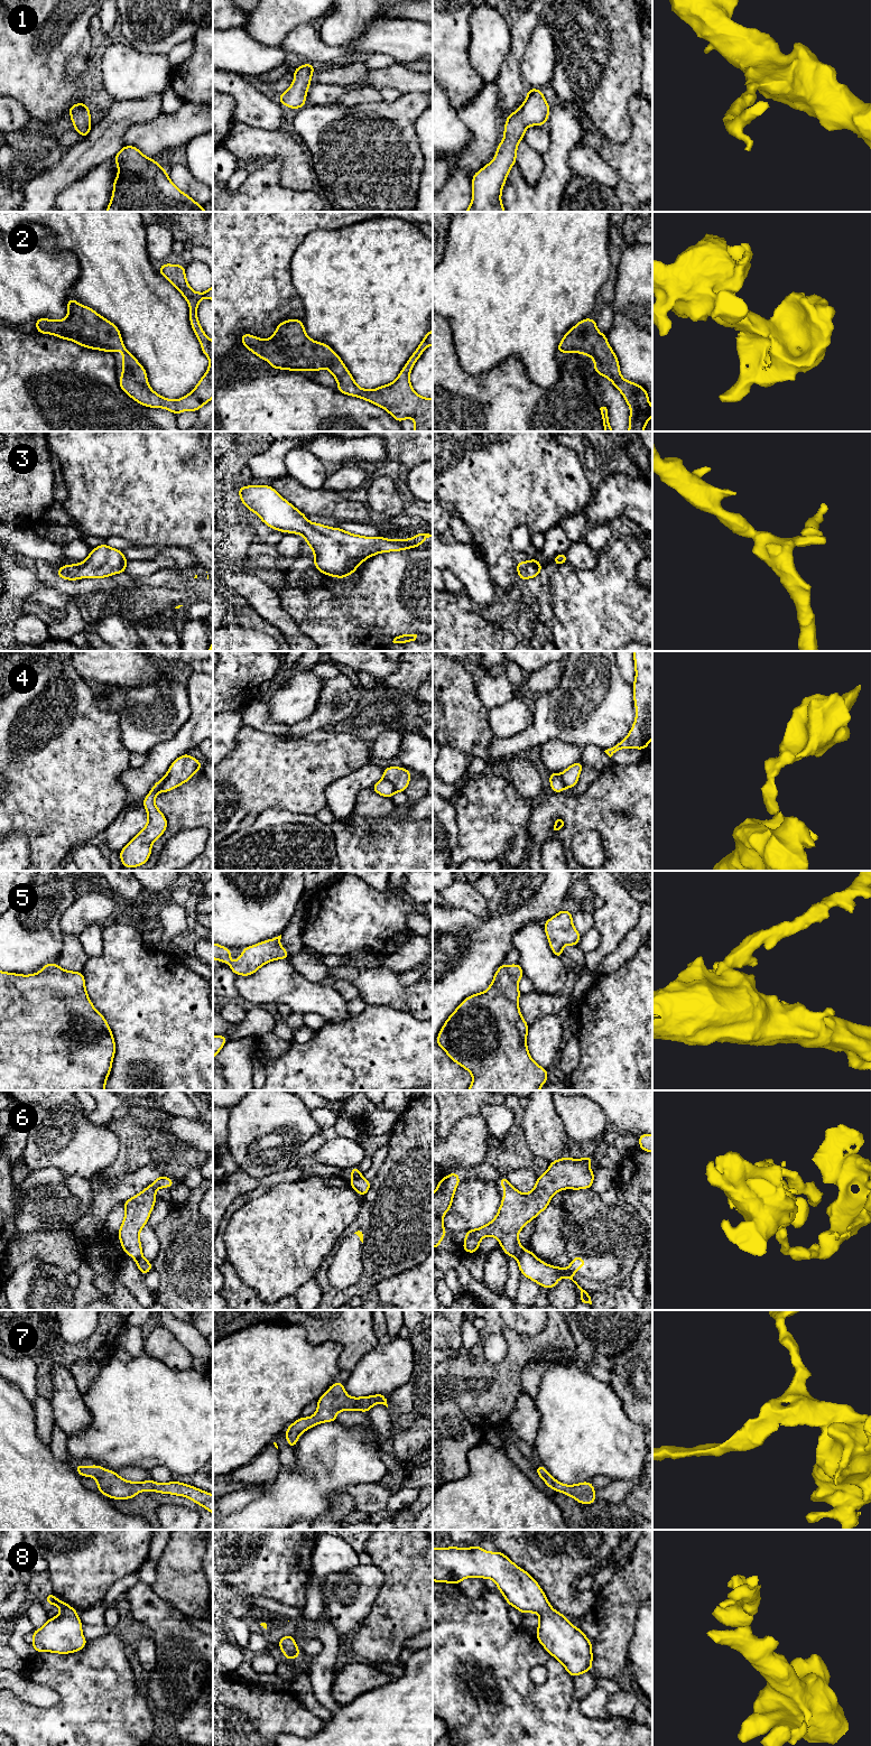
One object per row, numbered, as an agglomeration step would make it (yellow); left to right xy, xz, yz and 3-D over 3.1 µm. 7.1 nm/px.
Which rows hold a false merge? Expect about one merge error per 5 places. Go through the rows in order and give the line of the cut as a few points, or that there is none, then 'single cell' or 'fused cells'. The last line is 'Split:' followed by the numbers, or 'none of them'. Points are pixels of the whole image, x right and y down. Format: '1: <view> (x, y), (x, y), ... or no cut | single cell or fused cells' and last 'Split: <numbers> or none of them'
1: no cut | single cell
2: no cut | single cell
3: no cut | single cell
4: xy (167, 774), (163, 785), (157, 790), (151, 791) | fused cells
5: no cut | single cell
6: xz (361, 1176), (351, 1180) | fused cells
7: no cut | single cell
8: no cut | single cell
Split: 4, 6

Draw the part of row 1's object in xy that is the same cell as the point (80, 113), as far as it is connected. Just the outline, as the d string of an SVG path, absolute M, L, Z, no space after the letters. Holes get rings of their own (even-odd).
M76 103L73 104L68 111L71 114L71 120L74 124L74 129L83 137L85 138L92 128L92 124L90 122L91 114L90 110L87 108L87 103Z

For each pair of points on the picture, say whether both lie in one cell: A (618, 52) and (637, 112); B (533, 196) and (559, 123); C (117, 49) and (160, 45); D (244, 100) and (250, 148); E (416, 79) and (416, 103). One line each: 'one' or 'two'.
A: two
B: one
C: two
D: two
E: two

